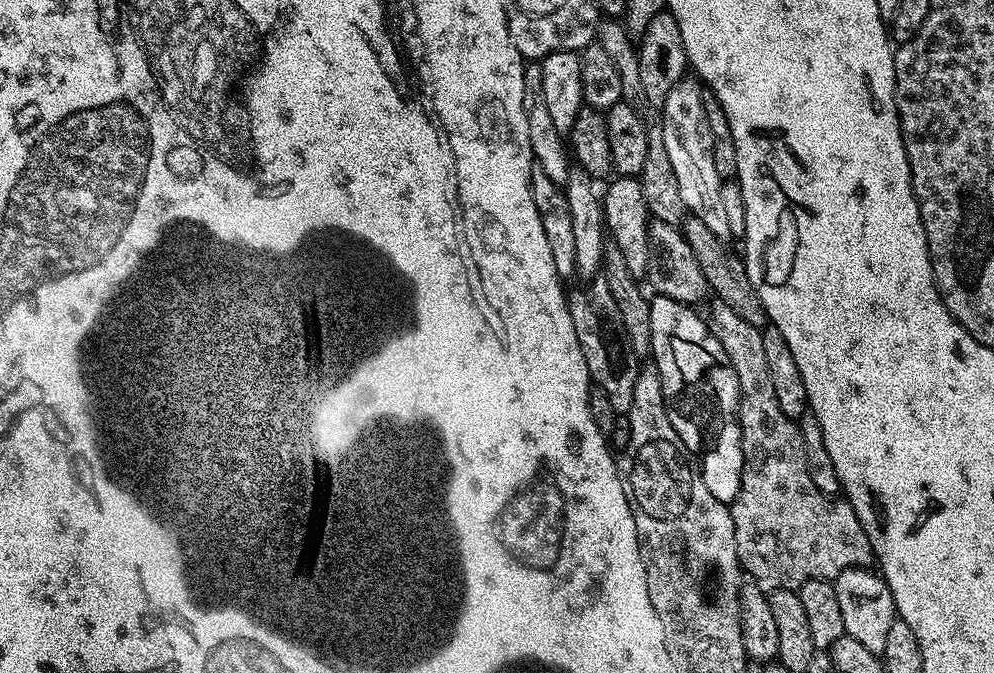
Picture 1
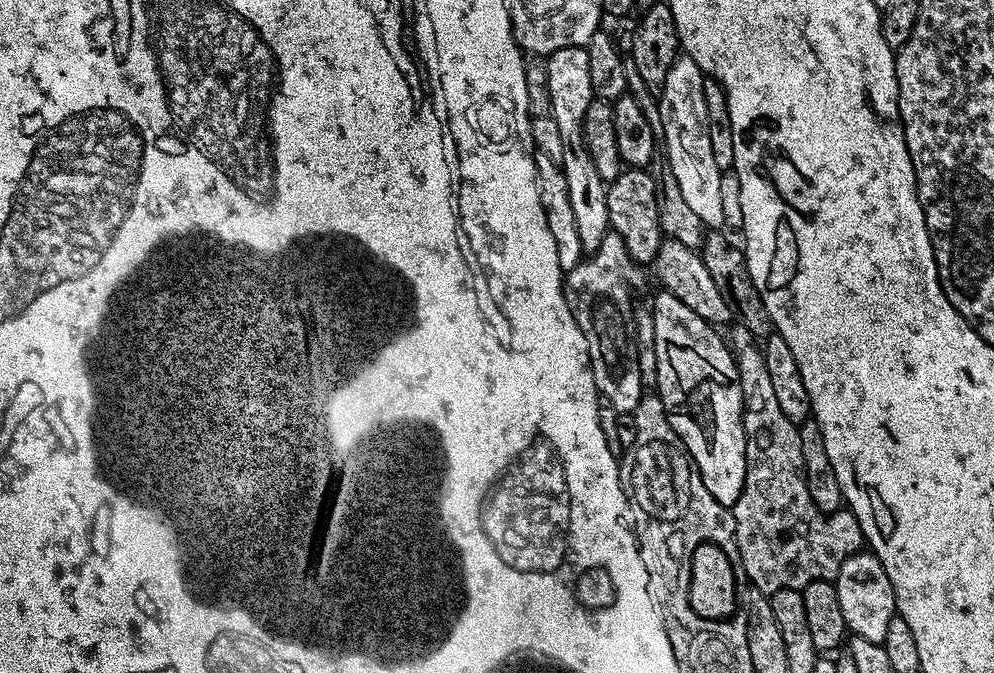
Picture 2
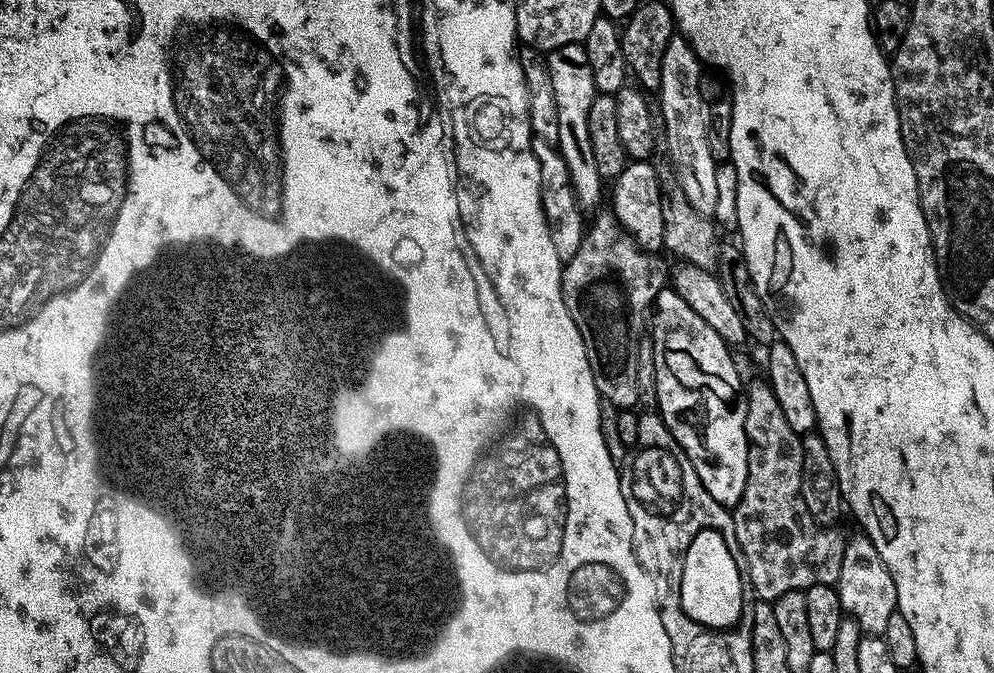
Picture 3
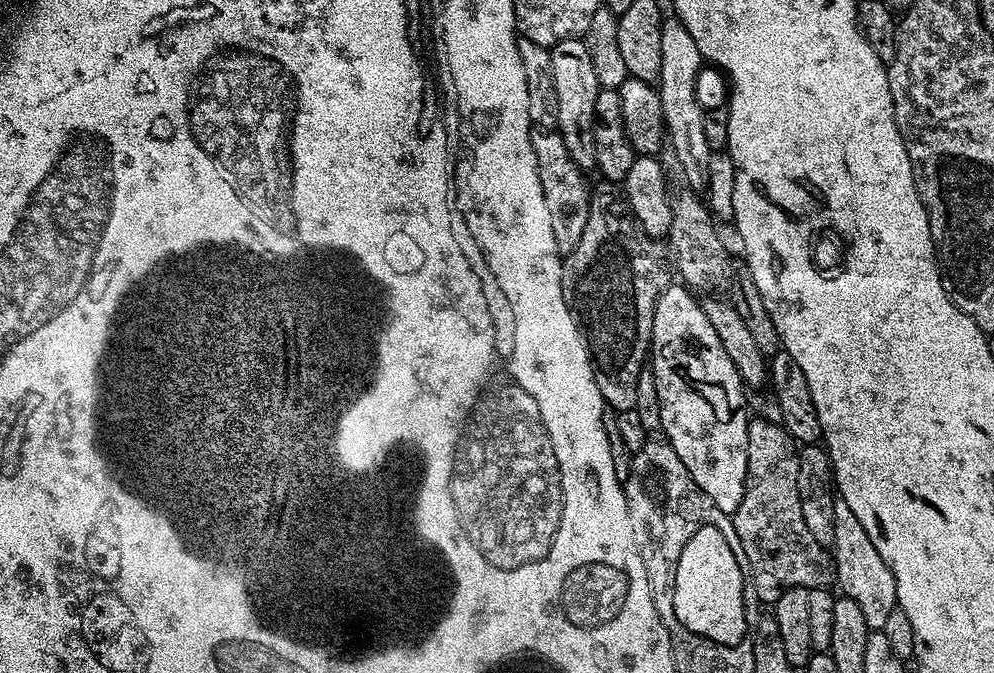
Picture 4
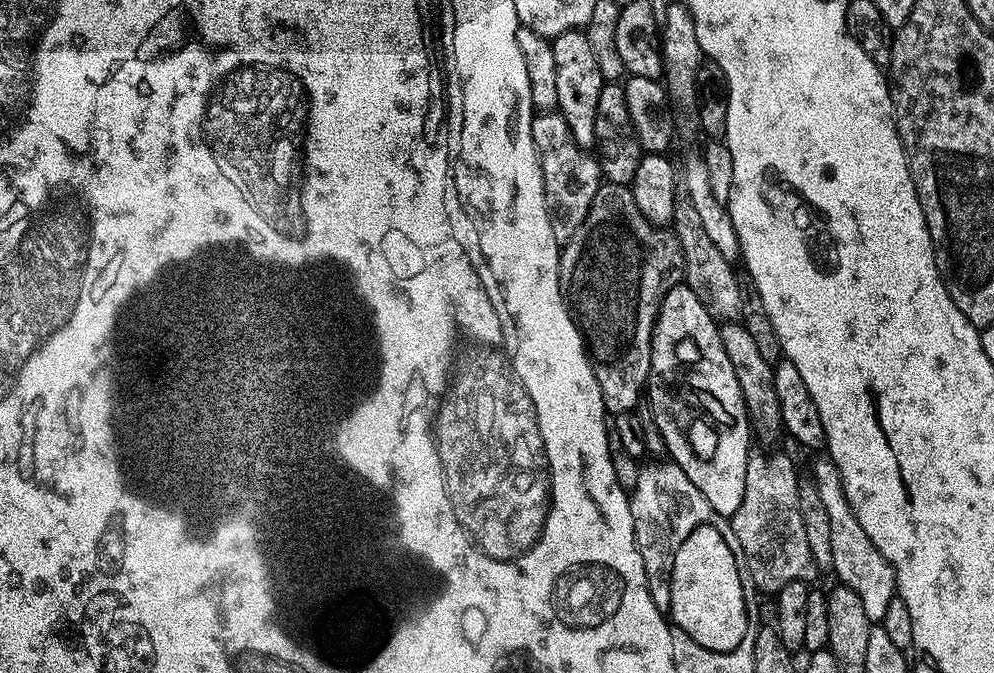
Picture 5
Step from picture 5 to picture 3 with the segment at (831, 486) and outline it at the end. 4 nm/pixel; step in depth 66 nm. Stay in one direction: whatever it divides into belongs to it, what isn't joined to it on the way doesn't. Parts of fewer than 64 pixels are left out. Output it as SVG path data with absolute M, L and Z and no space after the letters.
M863 534L847 537L848 545L842 554L842 570L834 585L840 595L840 605L851 619L858 622L861 633L883 634L886 622L890 622L890 614L896 607L896 591L894 578L890 578L890 570L886 570L886 562L882 562L882 554L874 550L874 542Z

